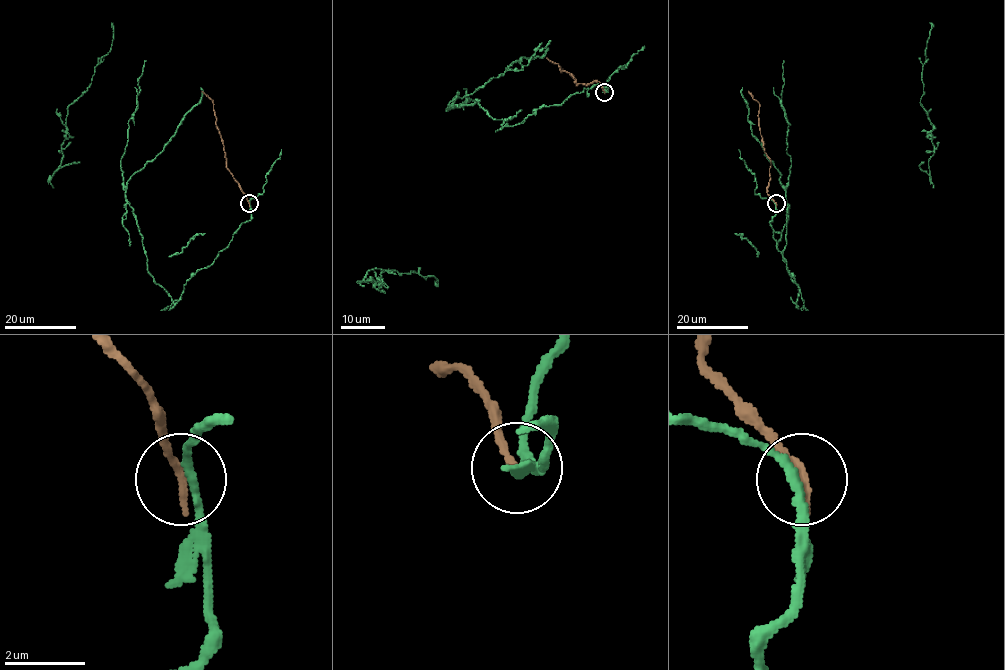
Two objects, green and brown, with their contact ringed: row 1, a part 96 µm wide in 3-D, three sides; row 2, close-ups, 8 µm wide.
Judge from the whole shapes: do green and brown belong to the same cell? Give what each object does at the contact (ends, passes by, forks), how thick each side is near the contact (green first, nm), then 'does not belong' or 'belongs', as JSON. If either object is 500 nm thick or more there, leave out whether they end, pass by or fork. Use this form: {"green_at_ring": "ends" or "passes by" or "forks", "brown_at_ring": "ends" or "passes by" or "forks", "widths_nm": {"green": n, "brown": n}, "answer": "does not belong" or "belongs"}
{"green_at_ring": "passes by", "brown_at_ring": "ends", "widths_nm": {"green": 190, "brown": 240}, "answer": "does not belong"}

